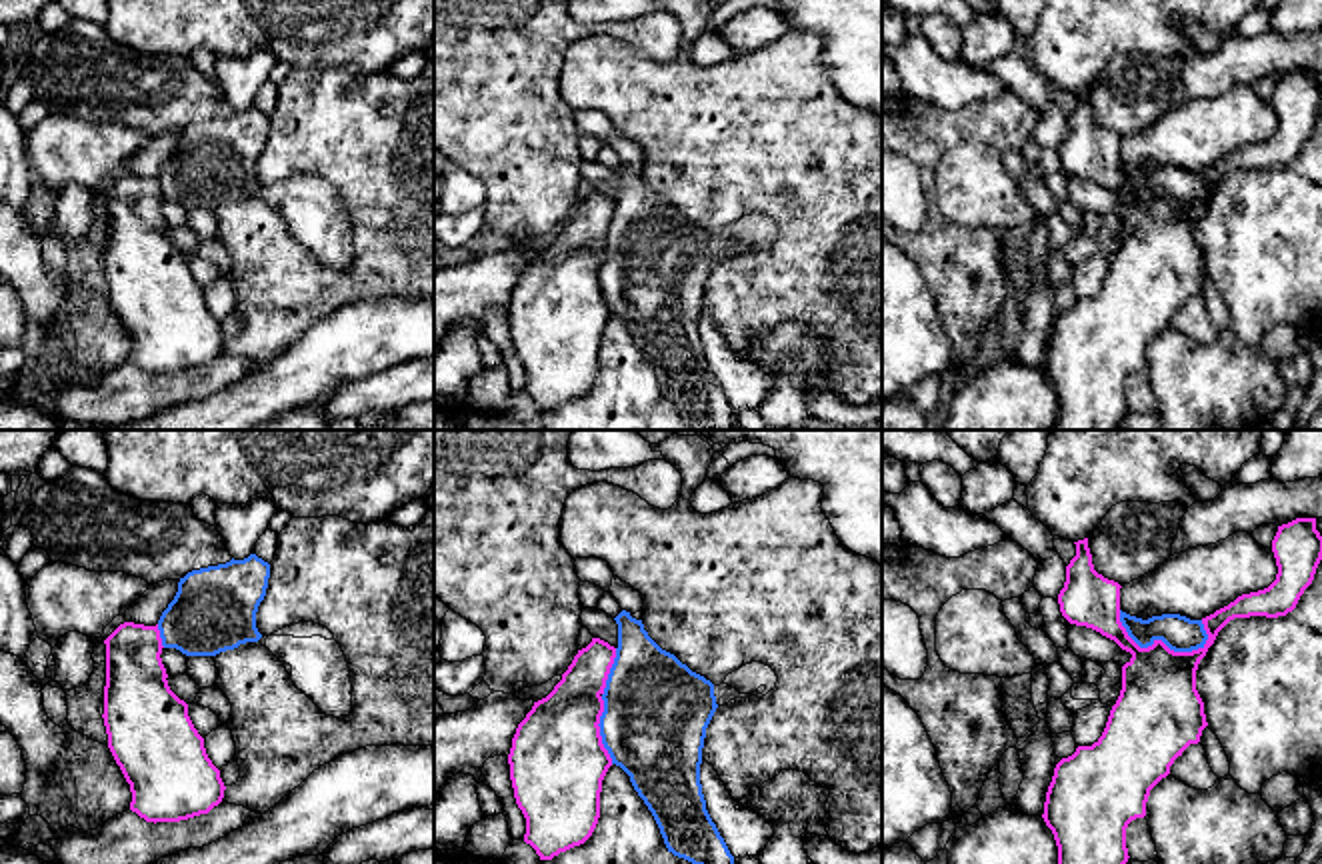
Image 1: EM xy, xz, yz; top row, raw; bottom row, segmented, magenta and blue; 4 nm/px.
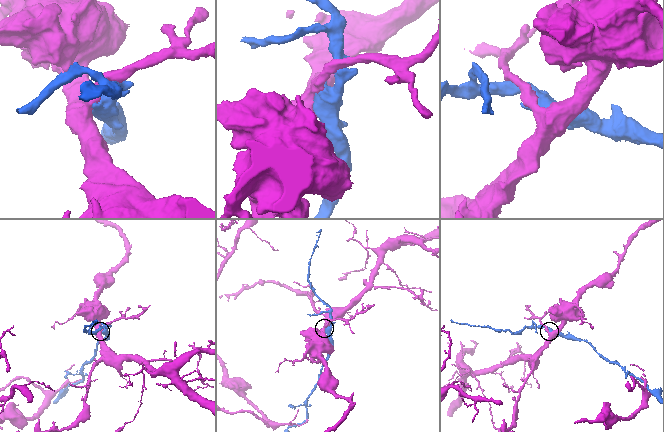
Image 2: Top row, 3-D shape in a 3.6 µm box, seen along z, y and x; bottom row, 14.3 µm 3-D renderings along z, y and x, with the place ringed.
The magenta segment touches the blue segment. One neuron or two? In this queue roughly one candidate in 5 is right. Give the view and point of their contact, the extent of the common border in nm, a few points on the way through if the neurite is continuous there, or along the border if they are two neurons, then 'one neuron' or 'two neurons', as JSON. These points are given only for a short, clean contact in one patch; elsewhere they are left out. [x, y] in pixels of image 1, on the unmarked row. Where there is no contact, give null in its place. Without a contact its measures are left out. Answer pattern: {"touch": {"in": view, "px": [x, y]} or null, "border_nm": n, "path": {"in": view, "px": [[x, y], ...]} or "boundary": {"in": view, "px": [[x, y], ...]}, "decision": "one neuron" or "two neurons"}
{"touch": {"in": "yz", "px": [1156, 192]}, "border_nm": 380, "decision": "two neurons"}

